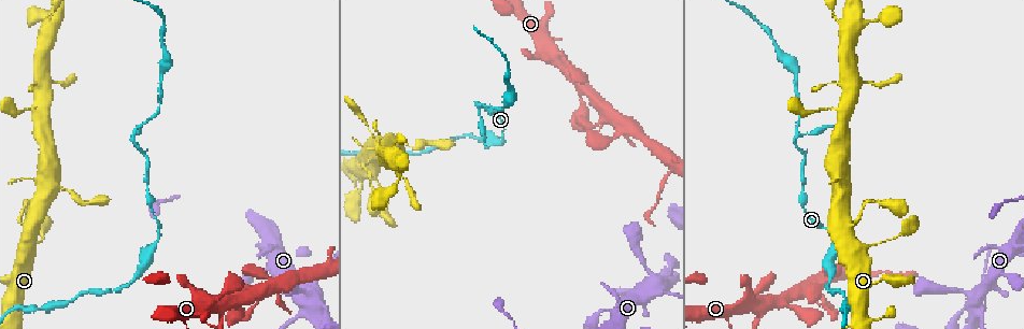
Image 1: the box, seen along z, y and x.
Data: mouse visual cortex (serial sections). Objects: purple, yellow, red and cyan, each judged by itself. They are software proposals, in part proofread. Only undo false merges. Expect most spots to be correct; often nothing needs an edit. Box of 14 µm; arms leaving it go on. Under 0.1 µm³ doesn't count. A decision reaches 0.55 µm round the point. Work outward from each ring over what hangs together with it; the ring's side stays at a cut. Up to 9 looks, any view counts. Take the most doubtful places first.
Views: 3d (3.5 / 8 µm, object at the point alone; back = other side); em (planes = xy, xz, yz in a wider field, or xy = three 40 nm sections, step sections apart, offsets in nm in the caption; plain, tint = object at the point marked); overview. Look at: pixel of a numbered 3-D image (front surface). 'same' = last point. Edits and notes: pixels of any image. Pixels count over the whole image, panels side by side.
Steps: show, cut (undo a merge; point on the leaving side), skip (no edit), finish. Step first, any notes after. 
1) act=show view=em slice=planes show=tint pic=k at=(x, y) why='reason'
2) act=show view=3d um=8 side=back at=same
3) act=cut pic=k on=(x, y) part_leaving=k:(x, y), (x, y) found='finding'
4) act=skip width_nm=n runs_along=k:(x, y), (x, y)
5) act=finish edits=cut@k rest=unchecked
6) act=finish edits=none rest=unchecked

act=show view=3d um=3.5 pic=1 at=(478, 104) why='sharp bend'

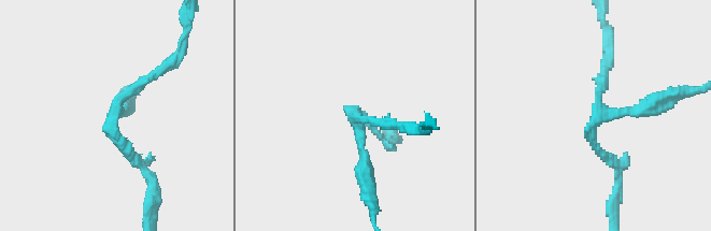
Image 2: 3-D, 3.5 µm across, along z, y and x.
act=show view=em slice=planes show=tint pic=2 at=(589, 128) why='now the EM'

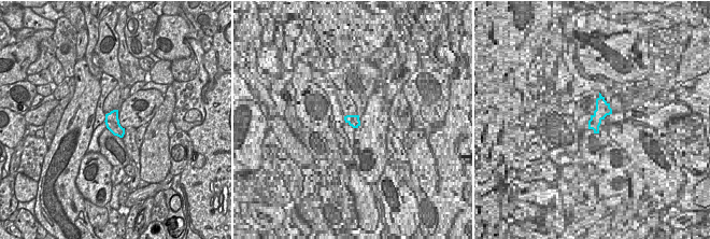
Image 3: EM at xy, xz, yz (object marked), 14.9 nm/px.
act=show view=em slice=xy step=1 show=tint at=same why='cut it another way'

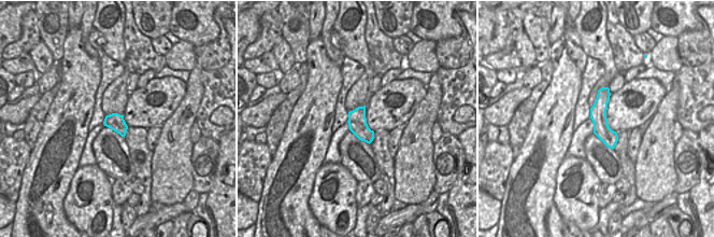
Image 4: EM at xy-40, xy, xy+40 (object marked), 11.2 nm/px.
act=skip runs_along=4:(605, 89), (600, 126), (612, 144) found='one cell here'

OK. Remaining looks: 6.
act=show view=3d um=3.5 pic=1 at=(663, 279) why='narrows sharply'

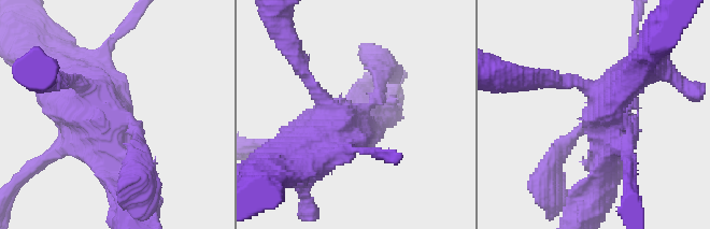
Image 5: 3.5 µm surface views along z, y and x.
act=show view=em slice=planes show=tint pic=5 at=(116, 116) why='shape alone is not enough'

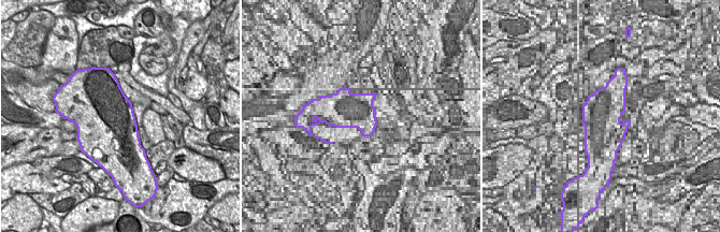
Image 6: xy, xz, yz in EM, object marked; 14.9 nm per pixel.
act=skip found='all the same cell'

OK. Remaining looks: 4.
act=show view=3d um=8 side=back pic=1 at=(374, 156) why='a fork'

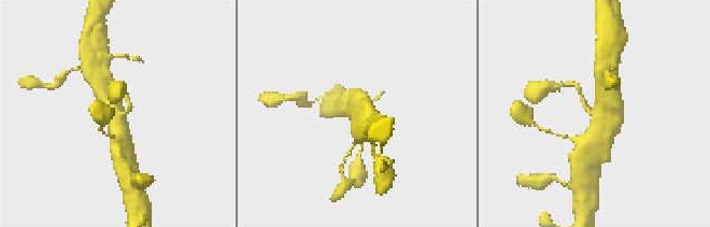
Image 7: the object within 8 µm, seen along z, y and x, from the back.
act=show view=em slice=planes show=tint pic=7 at=(600, 117) arms=3 arm_widths_nm=150,600,700

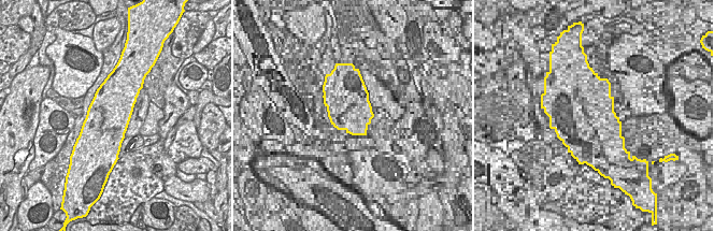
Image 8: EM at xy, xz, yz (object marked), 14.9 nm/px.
act=skip runs_along=7:(125, 152), (116, 114), (105, 97) found='one cell here'

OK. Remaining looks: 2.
act=show view=3d um=3.5 side=back pic=1 at=(56, 186) why='a fork'

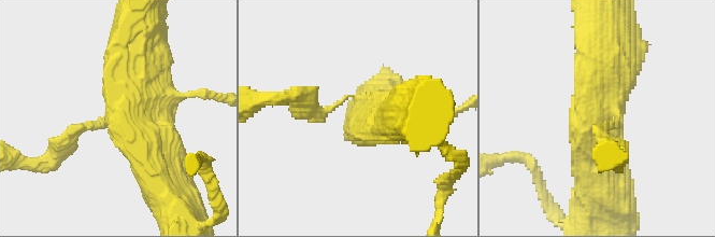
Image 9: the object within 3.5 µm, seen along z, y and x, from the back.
act=show view=em slice=xy step=5 show=tint pic=9 at=(359, 99) why='need the tissue'

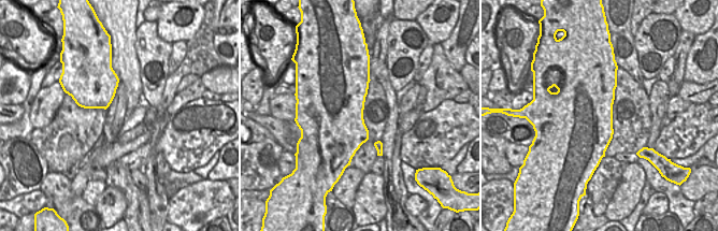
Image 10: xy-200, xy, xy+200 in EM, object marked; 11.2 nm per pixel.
act=skip runs_along=9:(159, 169), (133, 109), (133, 30) found='all the same cell'

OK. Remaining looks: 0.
act=finish edits=none rest=unchecked

